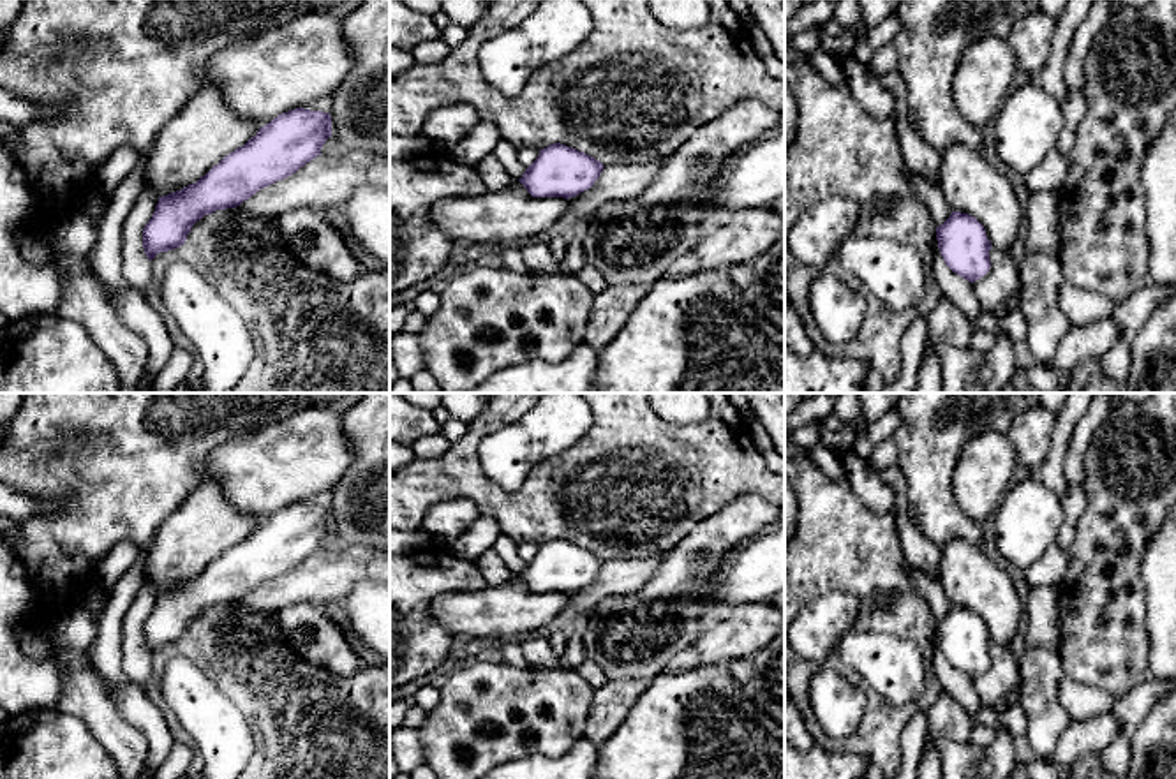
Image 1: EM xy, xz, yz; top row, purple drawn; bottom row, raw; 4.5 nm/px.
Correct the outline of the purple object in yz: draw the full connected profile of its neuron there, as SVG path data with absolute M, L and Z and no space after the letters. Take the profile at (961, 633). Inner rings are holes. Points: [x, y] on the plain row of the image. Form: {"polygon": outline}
{"polygon": "M952 606L936 622L936 634L945 659L959 671L973 679L989 666L989 645L993 640L984 620L975 612Z"}

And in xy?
{"polygon": "M303 502L279 509L261 522L243 541L226 550L196 578L159 592L155 606L143 624L143 643L152 656L157 649L178 643L185 638L192 620L217 605L236 603L257 585L284 575L321 550L326 534L331 532L331 511Z"}

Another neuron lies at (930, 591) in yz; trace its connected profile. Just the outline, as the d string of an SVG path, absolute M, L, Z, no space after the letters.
M908 568L908 575L919 596L931 608L936 622L942 620L950 612L952 605L949 603L940 580L933 580L924 573L913 571L912 568Z

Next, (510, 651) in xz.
M501 640L494 643L494 649L501 654L502 663L508 666L515 666L518 670L525 670L531 664L524 657L524 652L517 640Z

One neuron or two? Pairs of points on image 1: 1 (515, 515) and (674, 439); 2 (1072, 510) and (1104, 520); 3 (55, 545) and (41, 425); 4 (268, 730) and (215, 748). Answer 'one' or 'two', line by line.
1: one
2: two
3: one
4: two

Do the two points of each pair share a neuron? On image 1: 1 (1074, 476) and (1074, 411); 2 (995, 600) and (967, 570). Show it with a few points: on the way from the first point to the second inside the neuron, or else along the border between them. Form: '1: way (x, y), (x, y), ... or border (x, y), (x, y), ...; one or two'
1: border (1086, 411), (1074, 427), (1064, 467); two
2: way (988, 593), (972, 577); one

